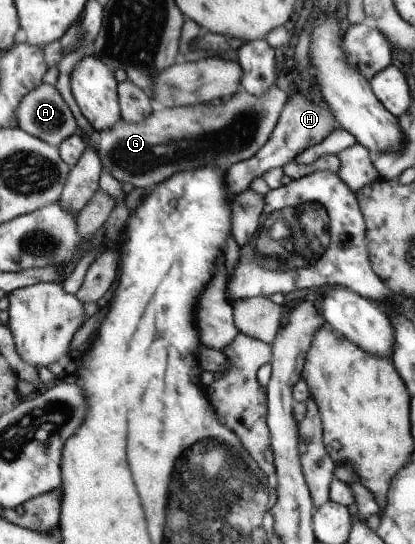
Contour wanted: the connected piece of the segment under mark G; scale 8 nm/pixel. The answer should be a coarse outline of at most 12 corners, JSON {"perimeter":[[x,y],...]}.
{"perimeter":[[290,91],[154,111],[96,136],[101,164],[144,189],[252,159]]}

